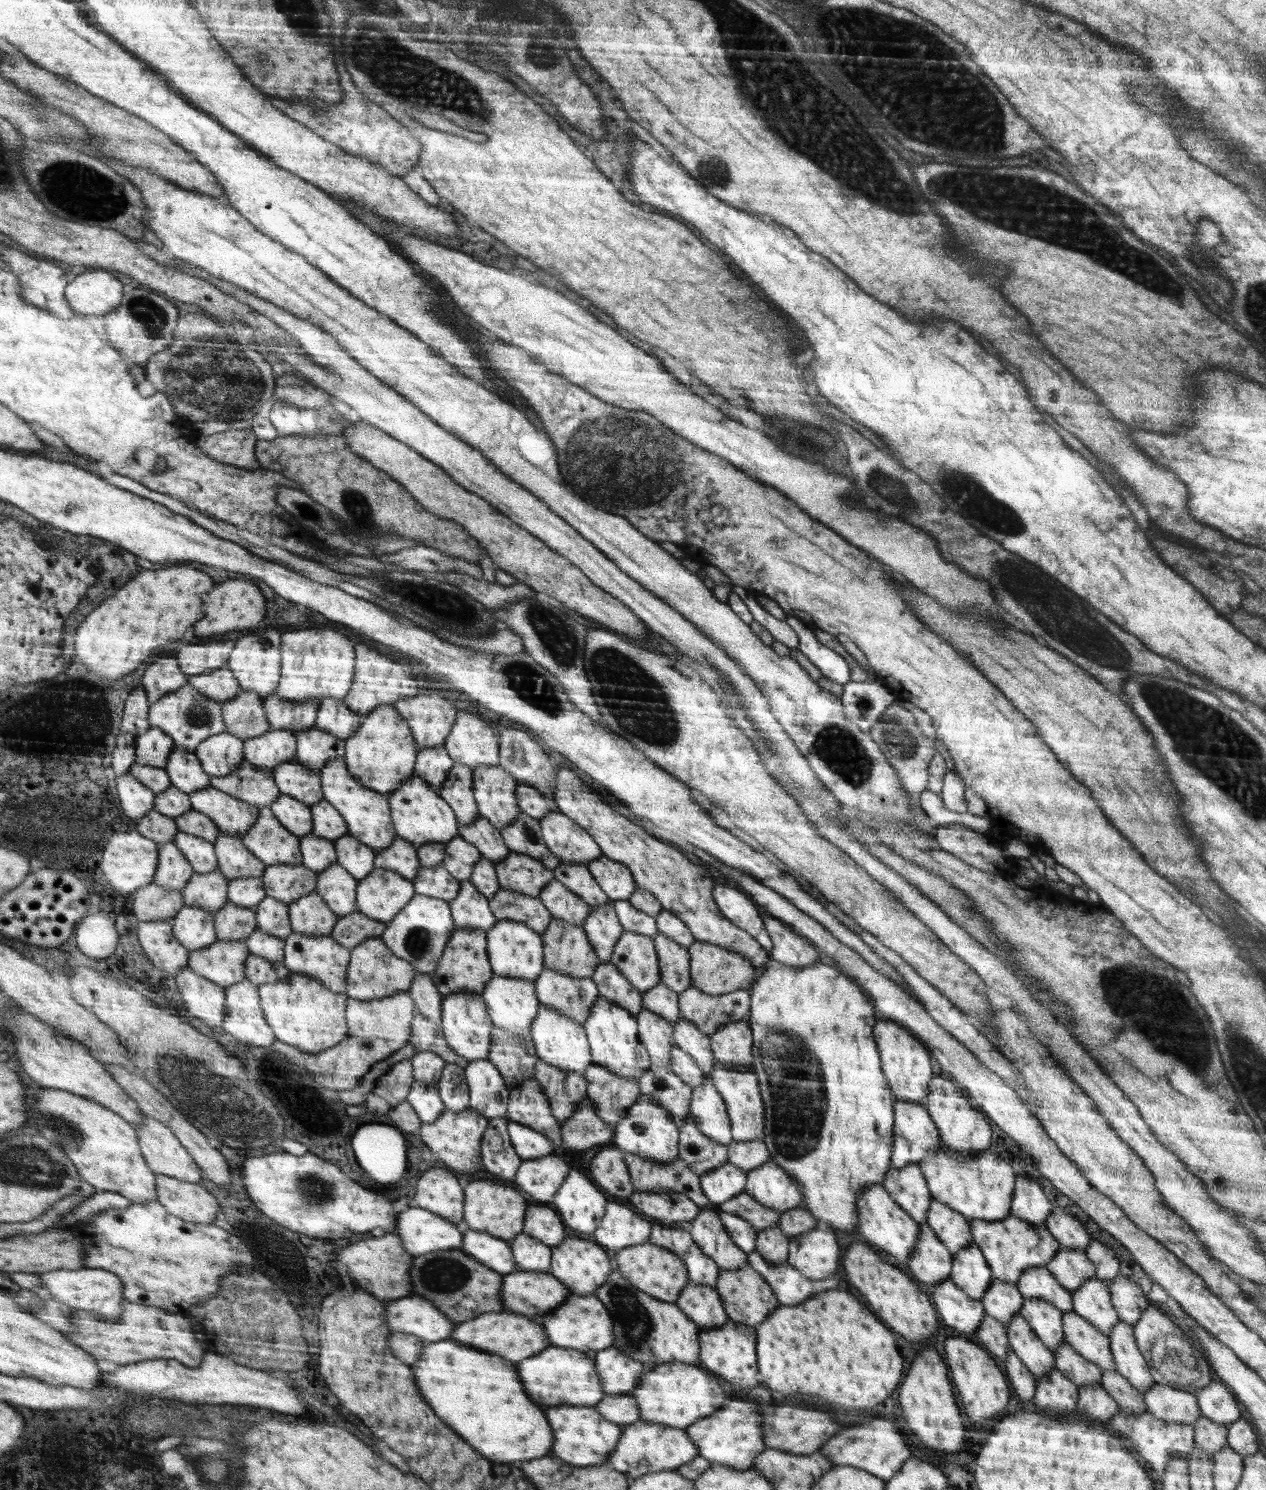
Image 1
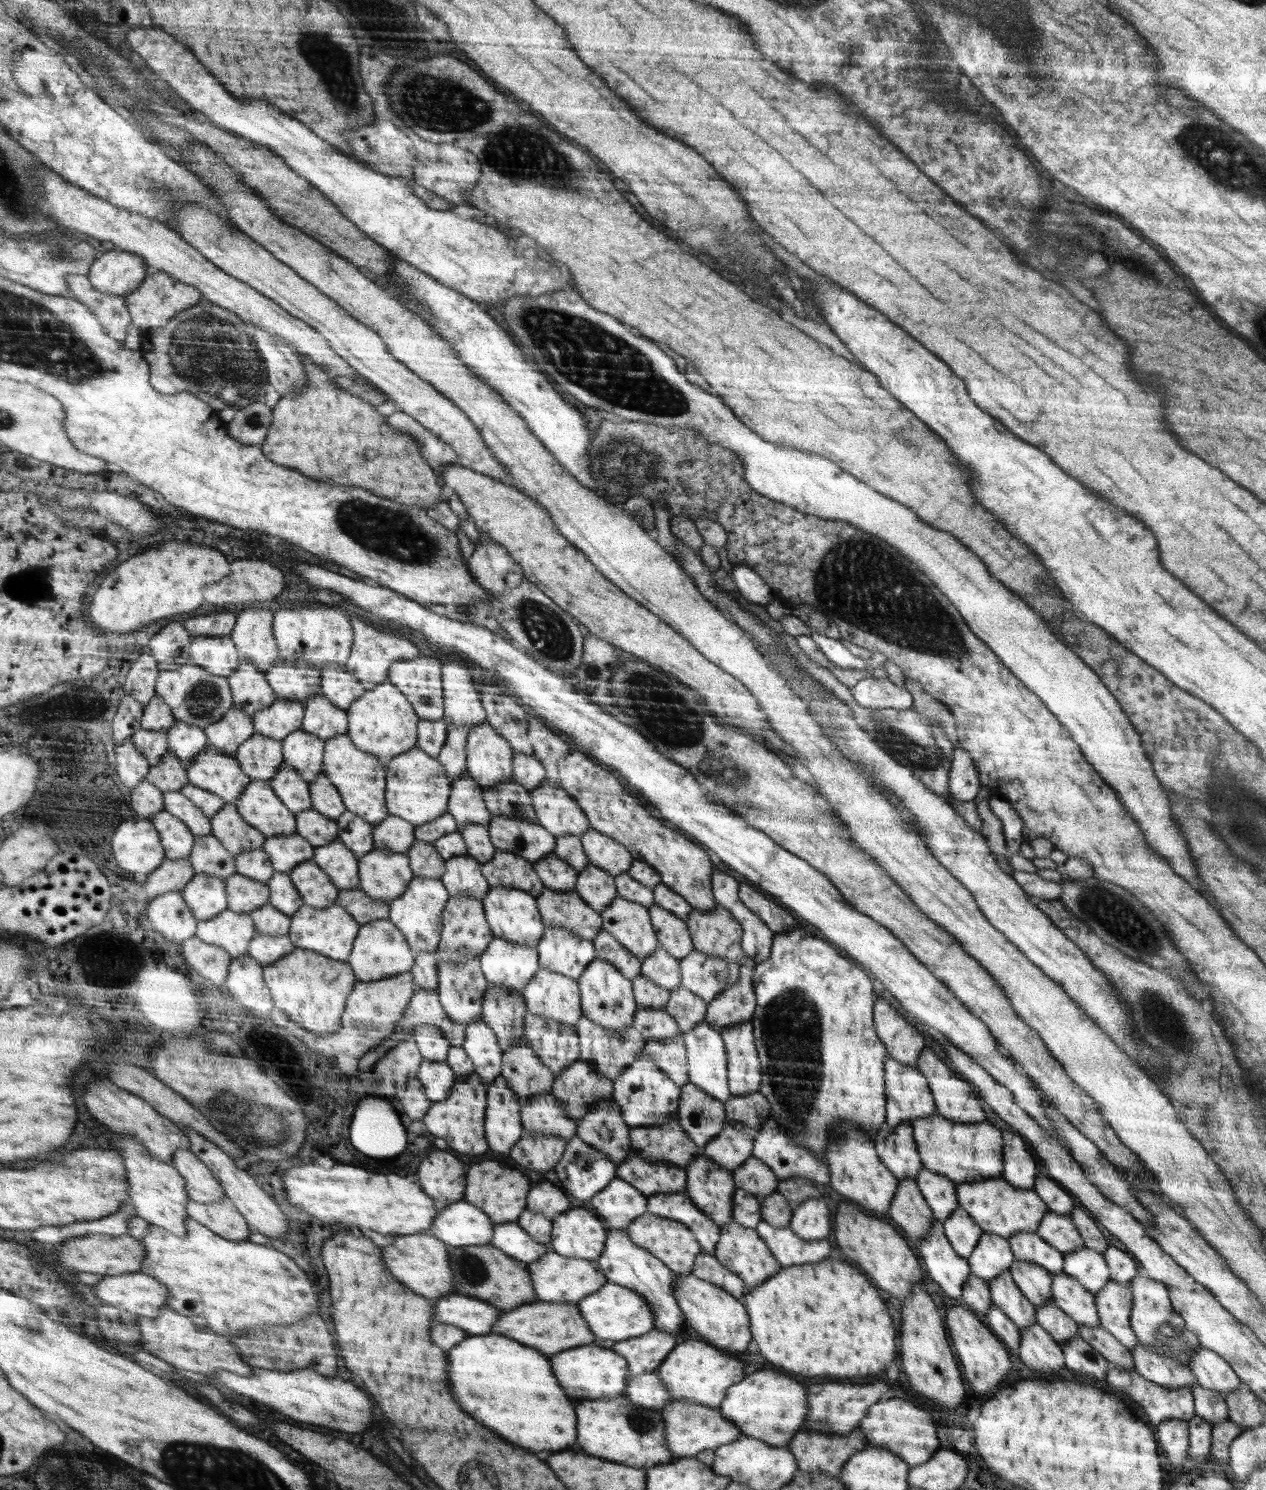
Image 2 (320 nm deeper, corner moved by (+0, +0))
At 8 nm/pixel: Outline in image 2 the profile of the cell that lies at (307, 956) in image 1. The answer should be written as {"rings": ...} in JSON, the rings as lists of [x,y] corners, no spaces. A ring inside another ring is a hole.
{"rings":[[[339,902],[323,909],[302,905],[290,917],[291,925],[288,936],[295,946],[304,950],[313,950],[328,958],[348,962],[359,934],[360,924]]]}

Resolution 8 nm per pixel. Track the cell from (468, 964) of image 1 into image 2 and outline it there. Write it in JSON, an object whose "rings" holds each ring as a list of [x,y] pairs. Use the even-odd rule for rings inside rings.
{"rings":[[[451,896],[441,914],[443,929],[439,945],[435,954],[440,962],[466,962],[466,960],[480,960],[480,956],[496,937],[487,921],[486,908],[481,900],[470,896]]]}

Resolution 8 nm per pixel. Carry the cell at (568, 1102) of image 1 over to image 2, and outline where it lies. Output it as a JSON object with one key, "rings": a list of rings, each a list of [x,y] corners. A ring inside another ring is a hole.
{"rings":[[[527,1011],[524,1036],[553,1073],[560,1074],[582,1057],[578,1032],[556,1019]]]}

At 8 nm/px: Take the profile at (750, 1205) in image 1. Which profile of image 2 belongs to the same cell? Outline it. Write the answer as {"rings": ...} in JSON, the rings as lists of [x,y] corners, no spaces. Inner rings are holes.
{"rings":[[[753,1156],[735,1168],[732,1173],[737,1188],[753,1194],[758,1199],[777,1190],[779,1178],[765,1162]]]}

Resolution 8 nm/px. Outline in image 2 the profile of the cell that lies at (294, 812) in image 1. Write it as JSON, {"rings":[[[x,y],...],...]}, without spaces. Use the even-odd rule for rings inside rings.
{"rings":[[[283,763],[269,781],[280,800],[294,815],[298,816],[303,810],[313,808],[309,782],[293,766]]]}

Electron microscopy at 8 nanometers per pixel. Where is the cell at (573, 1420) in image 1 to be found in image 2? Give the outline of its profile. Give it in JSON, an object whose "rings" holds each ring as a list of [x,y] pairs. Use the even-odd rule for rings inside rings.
{"rings":[[[624,1394],[604,1399],[581,1400],[580,1448],[586,1454],[640,1468],[672,1462],[675,1458],[667,1446],[664,1431],[665,1420],[660,1409],[642,1408]]]}

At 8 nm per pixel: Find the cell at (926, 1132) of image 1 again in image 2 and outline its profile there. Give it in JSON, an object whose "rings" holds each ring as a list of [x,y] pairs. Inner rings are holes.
{"rings":[[[896,1059],[887,1060],[887,1121],[890,1130],[938,1112],[923,1071]]]}

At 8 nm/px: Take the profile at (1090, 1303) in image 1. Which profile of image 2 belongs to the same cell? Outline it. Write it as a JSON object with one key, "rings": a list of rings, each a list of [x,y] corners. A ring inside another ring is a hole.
{"rings":[[[1084,1246],[1064,1255],[1063,1271],[1095,1295],[1110,1280],[1104,1255]]]}

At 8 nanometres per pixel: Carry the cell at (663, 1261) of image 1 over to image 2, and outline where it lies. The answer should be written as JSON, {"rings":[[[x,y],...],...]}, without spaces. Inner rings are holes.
{"rings":[[[651,1212],[644,1213],[642,1217],[635,1218],[626,1228],[629,1237],[637,1245],[650,1251],[656,1258],[659,1258],[665,1265],[668,1265],[674,1275],[685,1275],[695,1266],[695,1258],[703,1252],[700,1242],[695,1234],[684,1223],[672,1219],[656,1216]]]}

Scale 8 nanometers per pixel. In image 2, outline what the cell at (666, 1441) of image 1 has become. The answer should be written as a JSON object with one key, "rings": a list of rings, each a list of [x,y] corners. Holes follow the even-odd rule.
{"rings":[[[671,1399],[660,1408],[660,1412],[665,1420],[664,1438],[675,1460],[695,1457],[708,1449],[718,1449],[741,1437],[739,1428],[719,1408],[707,1407],[692,1399]]]}

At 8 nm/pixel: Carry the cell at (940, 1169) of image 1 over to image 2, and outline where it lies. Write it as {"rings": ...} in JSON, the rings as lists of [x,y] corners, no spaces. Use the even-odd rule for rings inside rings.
{"rings":[[[938,1112],[911,1122],[913,1137],[924,1168],[944,1175],[956,1184],[1002,1177],[1002,1134],[989,1122],[966,1124],[944,1118]]]}

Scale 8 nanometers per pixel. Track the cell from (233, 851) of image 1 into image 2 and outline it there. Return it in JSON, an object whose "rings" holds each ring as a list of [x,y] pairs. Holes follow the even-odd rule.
{"rings":[[[226,805],[212,819],[213,834],[236,857],[248,850],[260,850],[266,844],[262,832],[244,822],[238,805]]]}

